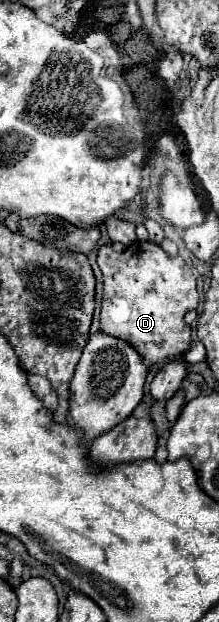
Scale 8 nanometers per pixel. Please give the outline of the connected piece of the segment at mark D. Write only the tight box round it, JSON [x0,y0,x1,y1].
[97,241,199,367]

